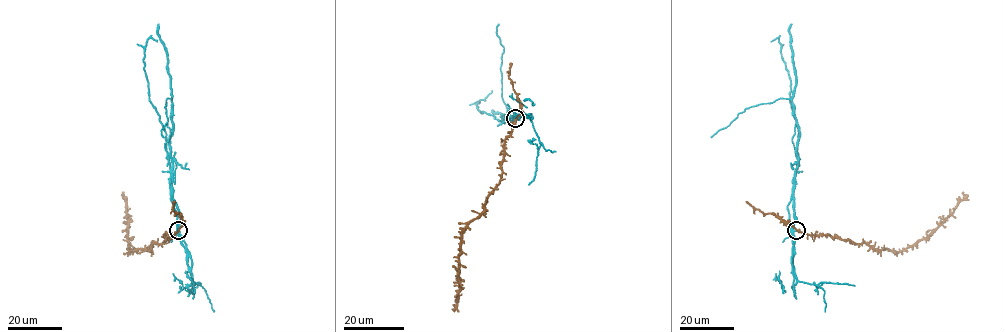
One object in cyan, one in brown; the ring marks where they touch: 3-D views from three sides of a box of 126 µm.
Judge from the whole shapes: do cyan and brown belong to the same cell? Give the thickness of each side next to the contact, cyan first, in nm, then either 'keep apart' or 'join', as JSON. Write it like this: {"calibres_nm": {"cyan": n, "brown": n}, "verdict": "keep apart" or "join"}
{"calibres_nm": {"cyan": 190, "brown": 280}, "verdict": "keep apart"}

